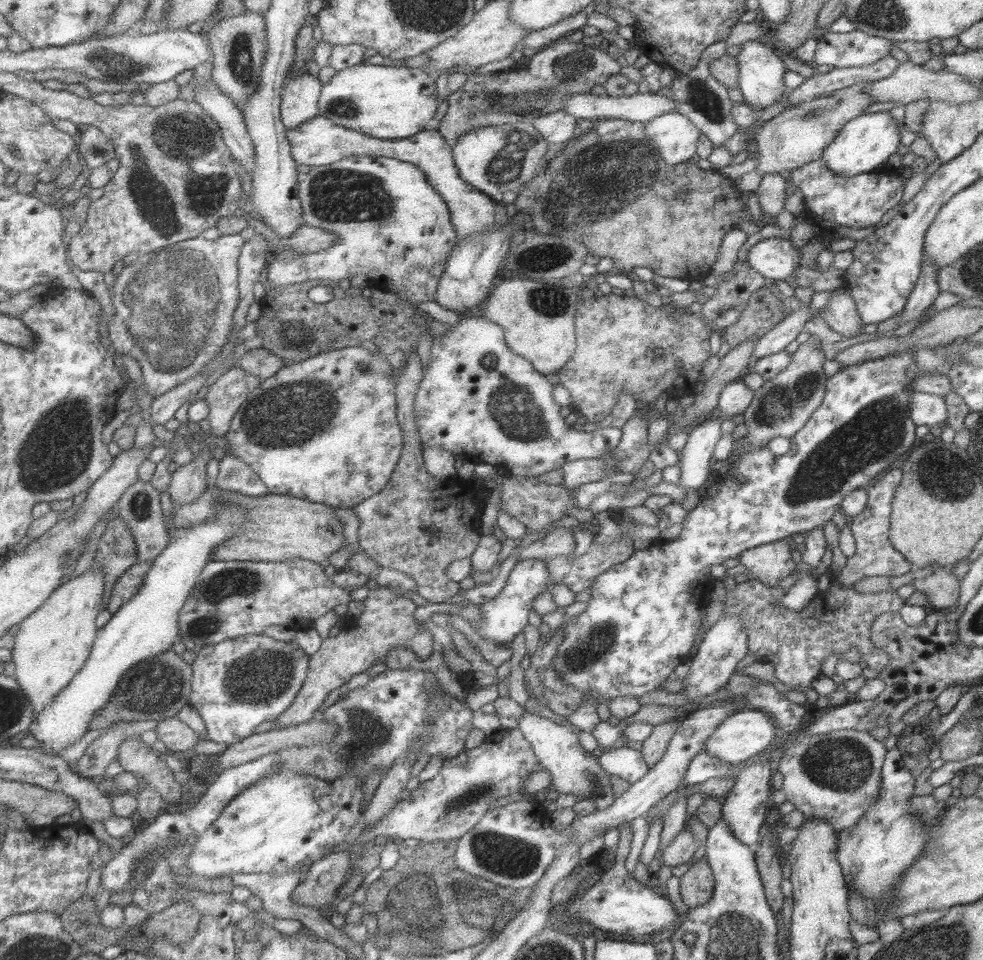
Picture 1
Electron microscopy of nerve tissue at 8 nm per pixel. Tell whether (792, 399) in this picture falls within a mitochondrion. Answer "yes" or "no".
yes

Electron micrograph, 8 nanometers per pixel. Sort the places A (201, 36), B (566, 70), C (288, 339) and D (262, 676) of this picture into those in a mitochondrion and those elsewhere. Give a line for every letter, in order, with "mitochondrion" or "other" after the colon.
A: other
B: mitochondrion
C: mitochondrion
D: mitochondrion

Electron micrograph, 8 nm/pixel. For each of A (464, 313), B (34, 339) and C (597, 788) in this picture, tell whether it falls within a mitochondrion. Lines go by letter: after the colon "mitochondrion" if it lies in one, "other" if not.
A: other
B: other
C: mitochondrion

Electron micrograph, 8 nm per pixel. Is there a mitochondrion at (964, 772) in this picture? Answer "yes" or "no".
no

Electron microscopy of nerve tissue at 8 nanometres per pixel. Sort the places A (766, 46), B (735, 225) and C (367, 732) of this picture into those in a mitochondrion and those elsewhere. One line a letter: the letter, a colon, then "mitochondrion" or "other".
A: other
B: other
C: mitochondrion

